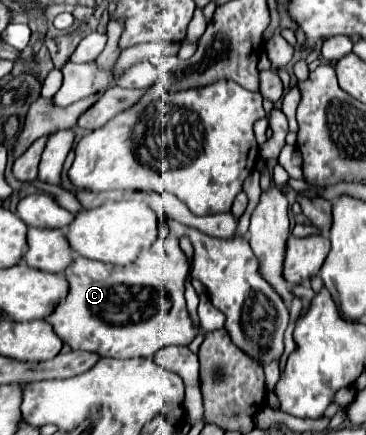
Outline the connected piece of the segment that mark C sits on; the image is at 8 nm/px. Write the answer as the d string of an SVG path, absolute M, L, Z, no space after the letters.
M160 237L130 265L106 265L76 255L72 263L62 271L64 279L68 281L68 295L46 317L46 321L54 327L60 339L70 345L70 349L92 351L100 357L152 357L158 349L168 345L190 345L200 329L194 325L184 301L184 279L188 275L188 269L188 259L180 249L178 239L174 237Z

